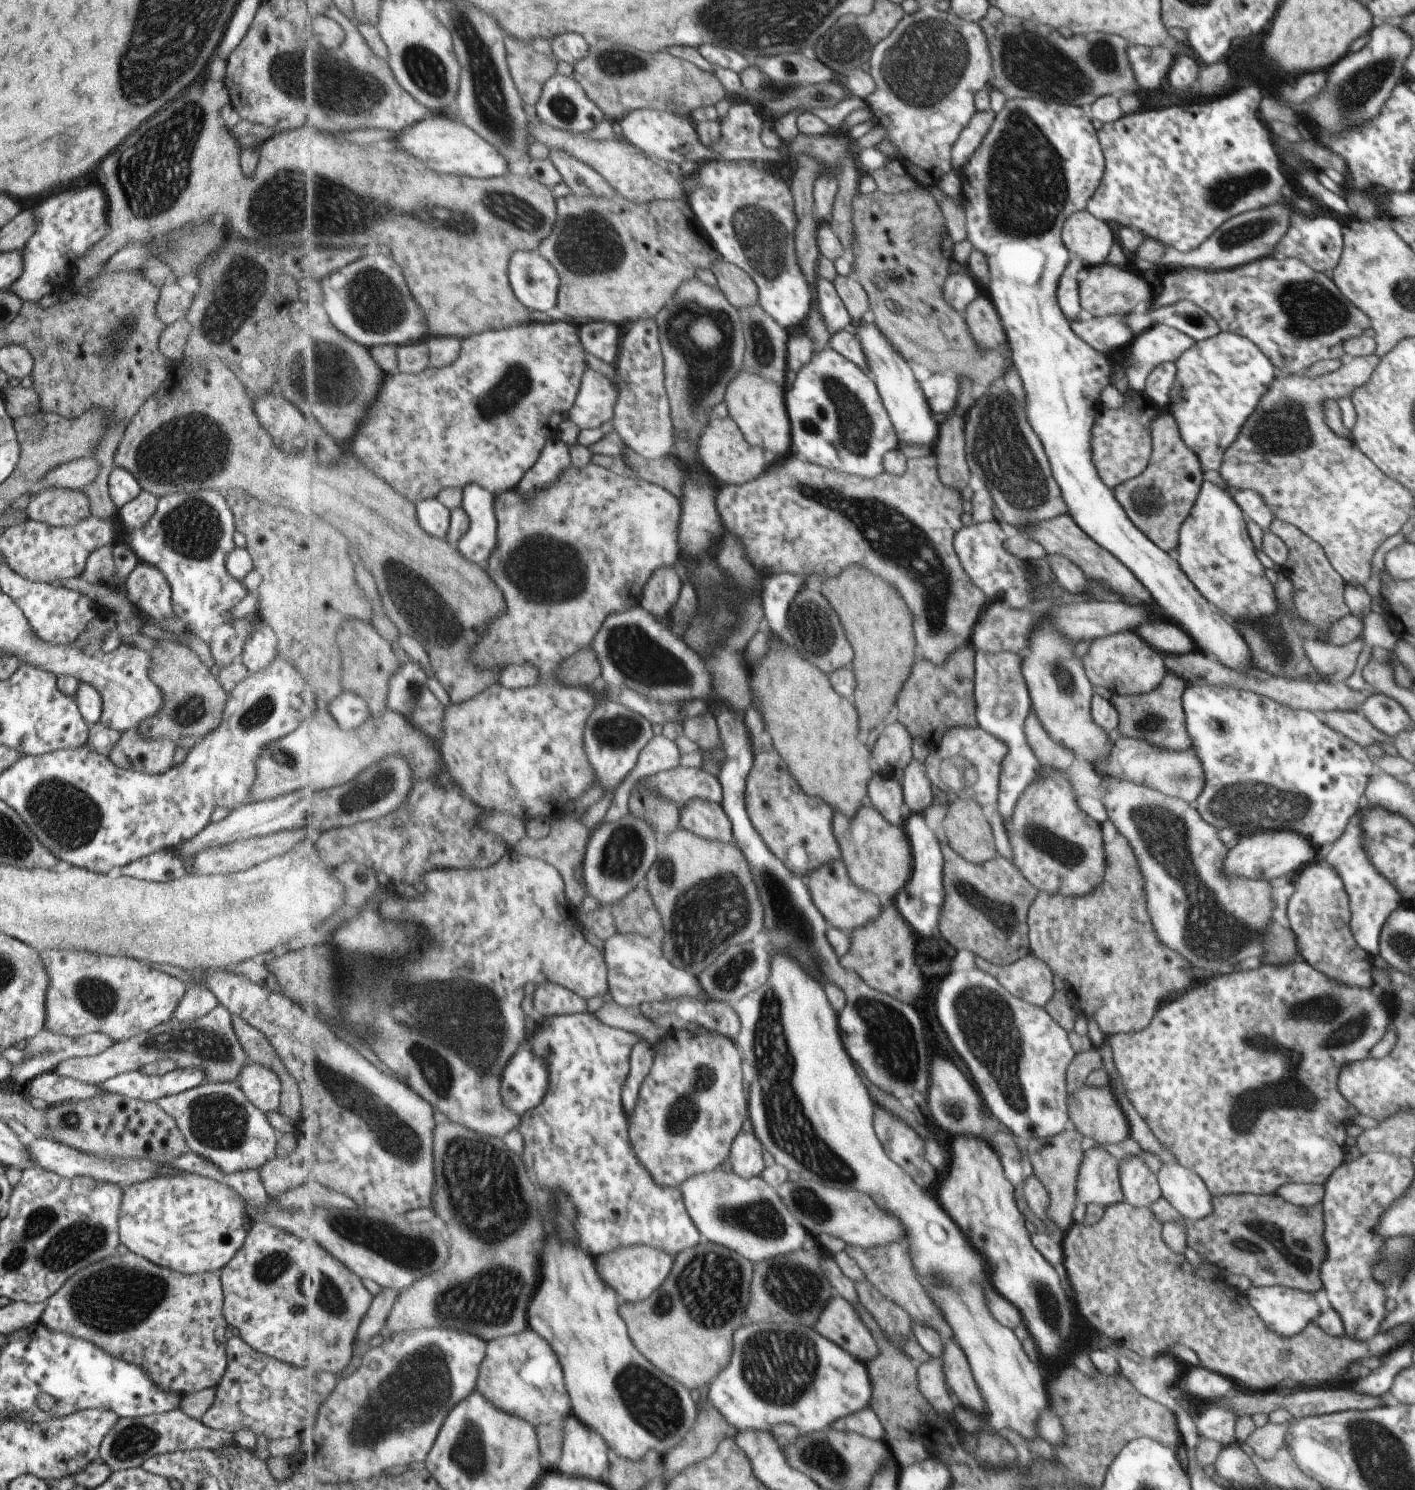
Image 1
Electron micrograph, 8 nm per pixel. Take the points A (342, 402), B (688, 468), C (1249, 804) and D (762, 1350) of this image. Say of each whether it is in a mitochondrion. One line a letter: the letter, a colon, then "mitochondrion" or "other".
A: mitochondrion
B: other
C: mitochondrion
D: mitochondrion

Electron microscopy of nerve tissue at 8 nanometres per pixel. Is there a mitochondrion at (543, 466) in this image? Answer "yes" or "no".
no

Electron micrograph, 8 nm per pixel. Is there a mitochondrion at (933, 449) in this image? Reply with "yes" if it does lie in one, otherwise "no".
no

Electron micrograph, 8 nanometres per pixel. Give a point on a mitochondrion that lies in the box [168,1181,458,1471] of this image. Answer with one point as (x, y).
(421, 1380)

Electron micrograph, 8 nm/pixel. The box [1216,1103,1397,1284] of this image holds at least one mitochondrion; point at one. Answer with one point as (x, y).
(1258, 1236)

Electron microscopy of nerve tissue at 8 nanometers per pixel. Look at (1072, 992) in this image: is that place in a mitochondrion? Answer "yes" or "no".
no

